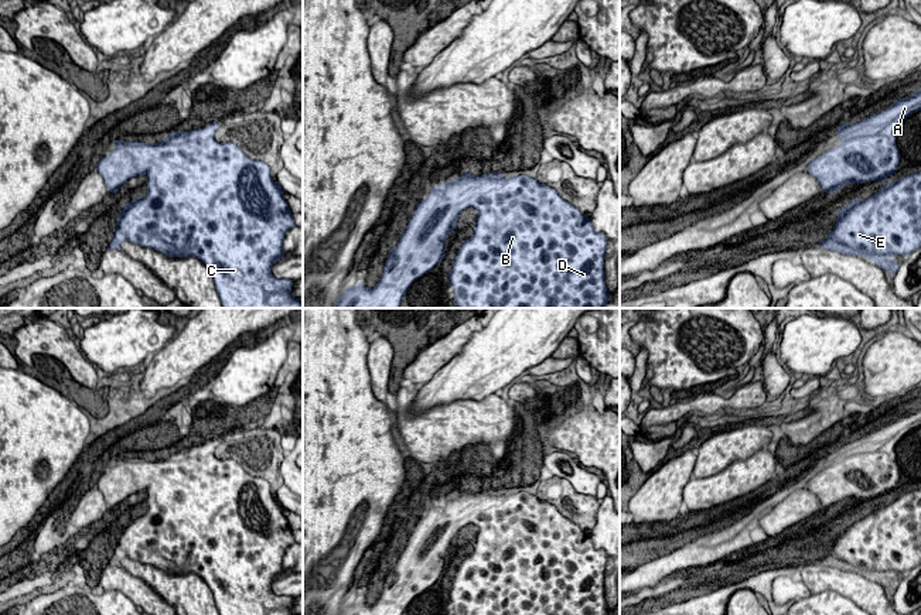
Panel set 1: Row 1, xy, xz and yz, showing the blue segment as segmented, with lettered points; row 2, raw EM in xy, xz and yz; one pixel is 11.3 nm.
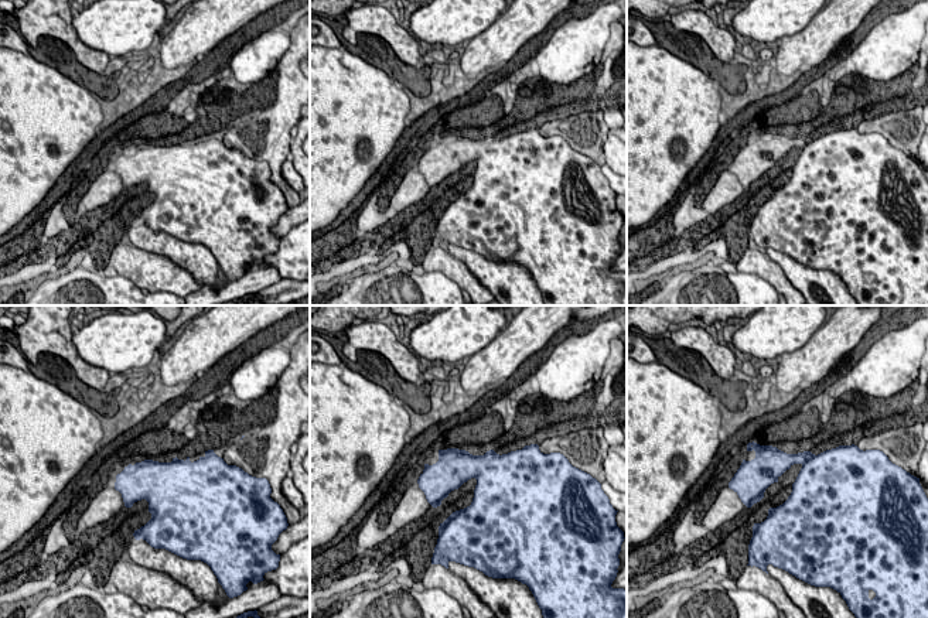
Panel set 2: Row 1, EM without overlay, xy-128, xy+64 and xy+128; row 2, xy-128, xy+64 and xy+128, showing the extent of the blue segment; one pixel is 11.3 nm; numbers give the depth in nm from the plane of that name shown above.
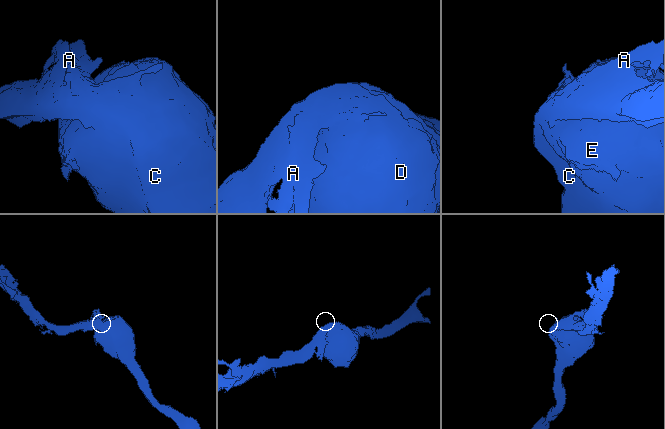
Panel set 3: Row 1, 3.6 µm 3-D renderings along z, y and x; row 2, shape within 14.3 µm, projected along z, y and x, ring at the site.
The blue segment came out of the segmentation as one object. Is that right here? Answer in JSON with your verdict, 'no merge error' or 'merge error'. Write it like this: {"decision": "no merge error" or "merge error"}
{"decision": "no merge error"}

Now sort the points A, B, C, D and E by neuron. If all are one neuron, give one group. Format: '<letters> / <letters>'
A B C D E

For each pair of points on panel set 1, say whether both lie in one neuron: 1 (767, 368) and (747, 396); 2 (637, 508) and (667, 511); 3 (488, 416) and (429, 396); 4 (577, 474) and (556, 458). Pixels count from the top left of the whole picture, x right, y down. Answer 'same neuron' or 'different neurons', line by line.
1: different neurons
2: same neuron
3: different neurons
4: same neuron

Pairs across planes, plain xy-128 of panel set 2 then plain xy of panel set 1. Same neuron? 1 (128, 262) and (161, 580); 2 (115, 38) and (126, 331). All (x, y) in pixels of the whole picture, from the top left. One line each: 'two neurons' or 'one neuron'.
1: two neurons
2: one neuron

